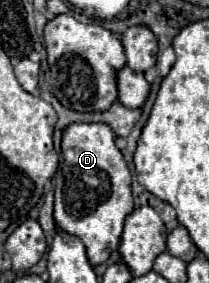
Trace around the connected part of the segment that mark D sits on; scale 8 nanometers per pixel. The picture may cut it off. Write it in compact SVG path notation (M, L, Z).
M71 123L63 131L61 141L63 151L63 183L55 183L55 221L59 227L71 235L77 235L87 249L87 257L91 265L99 265L109 259L111 251L117 249L123 221L133 211L133 197L131 197L131 173L121 151L115 145L115 135L107 123Z

